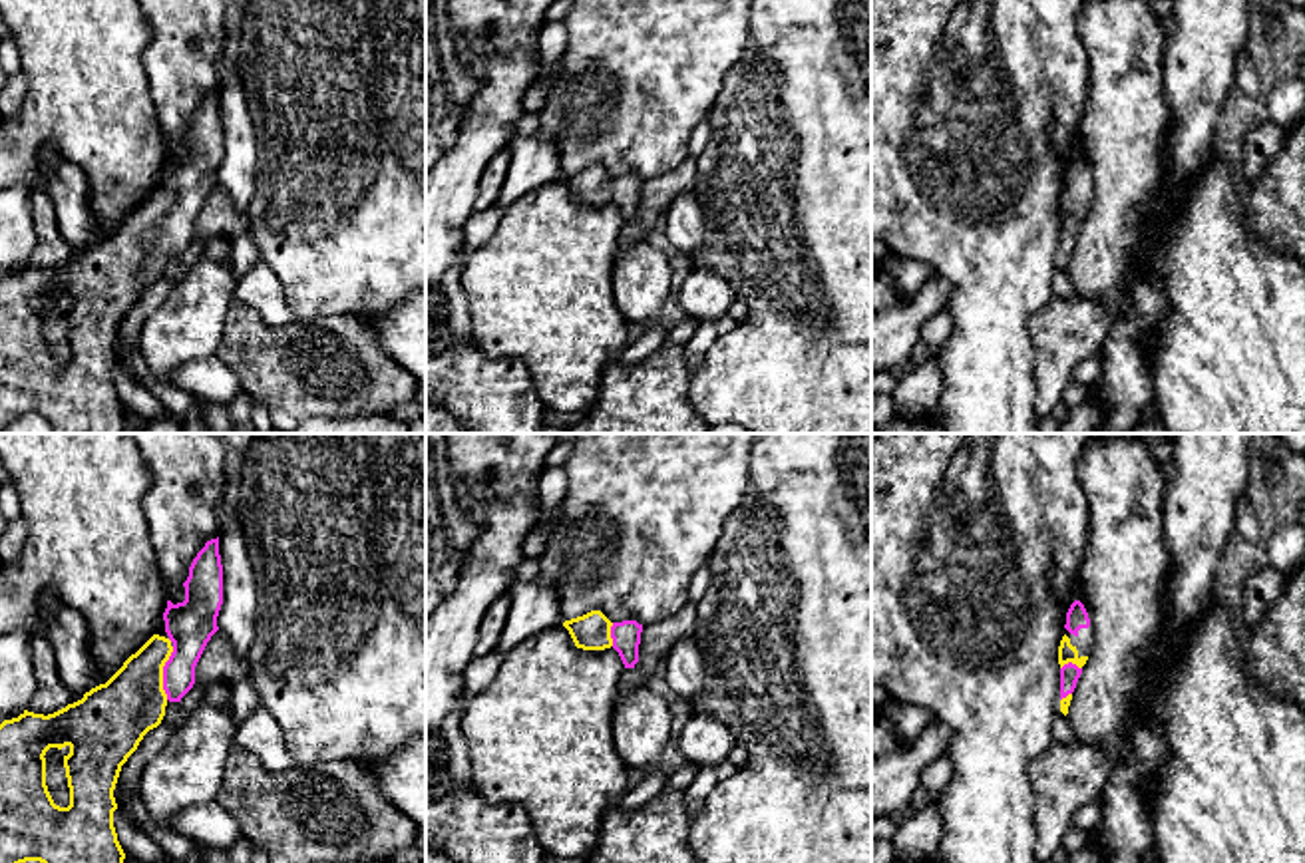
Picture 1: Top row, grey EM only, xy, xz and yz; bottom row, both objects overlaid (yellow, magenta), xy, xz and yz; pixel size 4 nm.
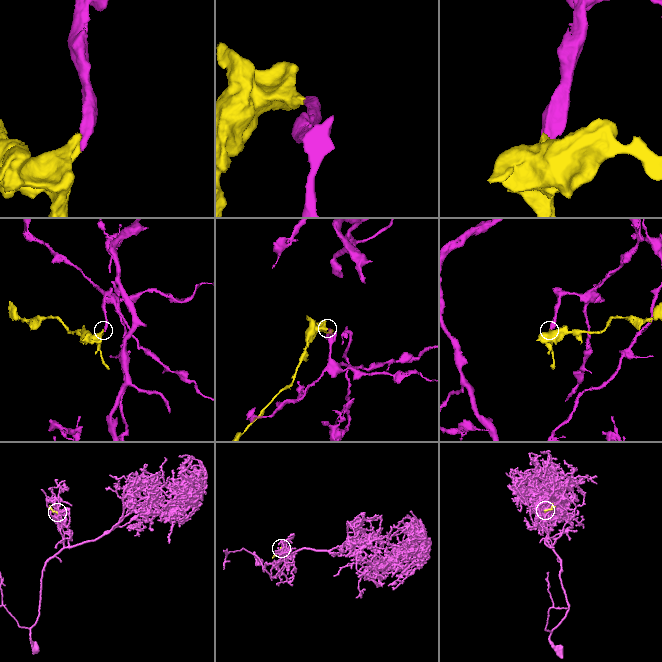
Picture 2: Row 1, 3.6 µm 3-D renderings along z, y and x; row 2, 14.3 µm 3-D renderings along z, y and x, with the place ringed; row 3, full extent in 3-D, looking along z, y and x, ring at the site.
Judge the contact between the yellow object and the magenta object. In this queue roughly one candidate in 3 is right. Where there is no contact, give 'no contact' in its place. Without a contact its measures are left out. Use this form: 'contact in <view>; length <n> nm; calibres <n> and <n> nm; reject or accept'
contact in xy; length 220 nm; calibres 280 and 200 nm; accept

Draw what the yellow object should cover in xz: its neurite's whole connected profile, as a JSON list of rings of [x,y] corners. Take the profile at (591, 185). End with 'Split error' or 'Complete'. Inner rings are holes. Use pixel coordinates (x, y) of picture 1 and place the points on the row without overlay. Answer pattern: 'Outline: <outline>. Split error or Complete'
Outline: [[[591,165],[583,171],[565,175],[577,203],[605,205],[615,203],[625,223],[635,223],[639,217],[639,199],[643,179],[637,175],[611,177],[601,165]]]. Split error

